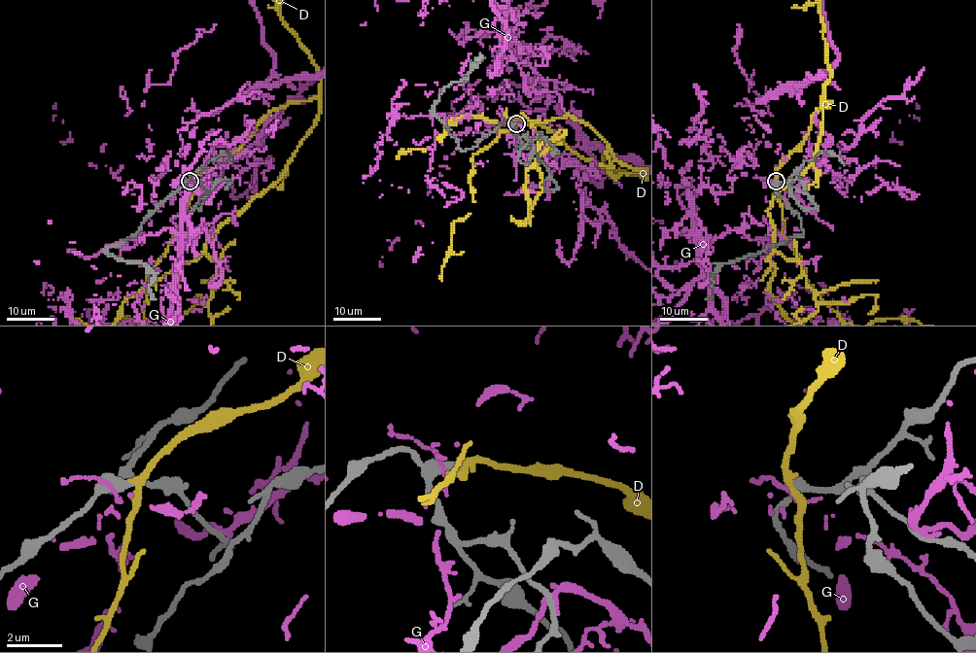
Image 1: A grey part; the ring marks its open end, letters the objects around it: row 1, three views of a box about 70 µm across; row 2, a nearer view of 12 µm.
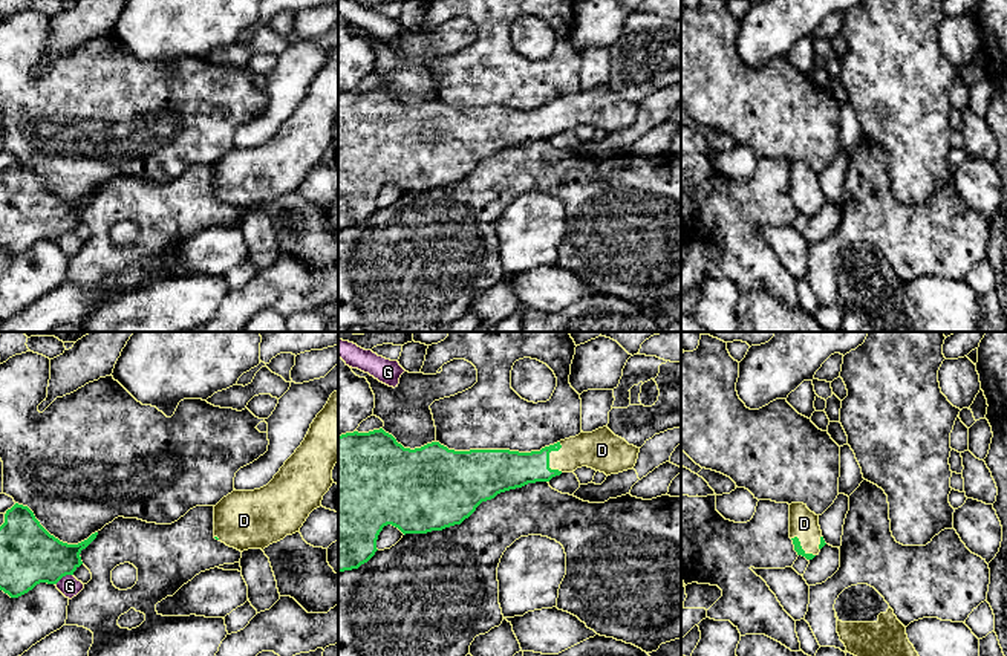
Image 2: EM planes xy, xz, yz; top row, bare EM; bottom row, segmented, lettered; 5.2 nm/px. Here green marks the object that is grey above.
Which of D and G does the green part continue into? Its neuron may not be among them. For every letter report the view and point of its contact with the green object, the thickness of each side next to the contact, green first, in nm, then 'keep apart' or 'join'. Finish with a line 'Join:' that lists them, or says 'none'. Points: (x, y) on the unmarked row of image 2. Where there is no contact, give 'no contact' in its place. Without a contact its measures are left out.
D: meets green in xz at (548, 115); 220 nm thick on the green side, 190 nm on the other; join
G: meets green in xy at (63, 233); 300 nm thick on the green side, 110 nm on the other; keep apart
Join: D

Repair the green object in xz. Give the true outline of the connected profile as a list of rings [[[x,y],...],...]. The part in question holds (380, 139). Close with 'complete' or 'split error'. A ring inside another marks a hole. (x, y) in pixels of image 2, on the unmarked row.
[[[608,84],[592,90],[560,98],[540,109],[519,110],[510,107],[455,109],[439,99],[421,106],[404,106],[383,86],[369,90],[346,90],[338,93],[338,231],[358,226],[367,220],[376,206],[376,197],[384,183],[392,182],[406,191],[427,191],[461,182],[476,165],[497,151],[522,145],[528,141],[549,139],[562,130],[572,130],[588,124],[606,133],[632,127],[640,106],[615,93]]] | split error

